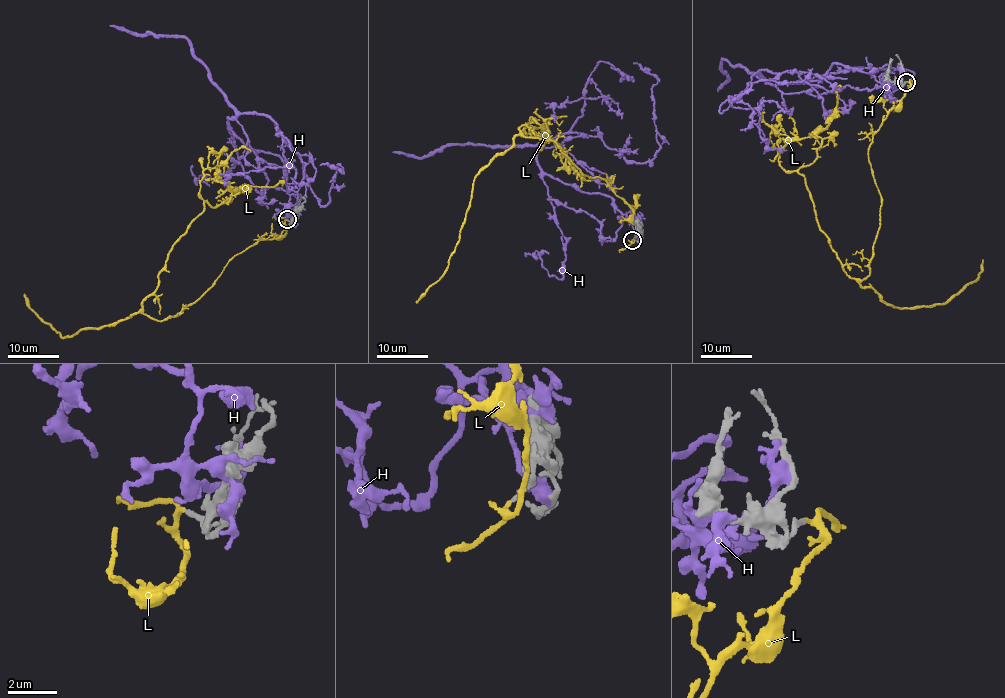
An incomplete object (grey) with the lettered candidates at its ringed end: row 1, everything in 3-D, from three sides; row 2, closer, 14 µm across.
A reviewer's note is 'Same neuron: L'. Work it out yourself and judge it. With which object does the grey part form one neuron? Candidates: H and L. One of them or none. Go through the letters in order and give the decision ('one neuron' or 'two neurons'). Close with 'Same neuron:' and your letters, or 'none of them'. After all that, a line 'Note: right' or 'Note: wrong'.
H: two neurons
L: one neuron
Same neuron: L
Note: right

